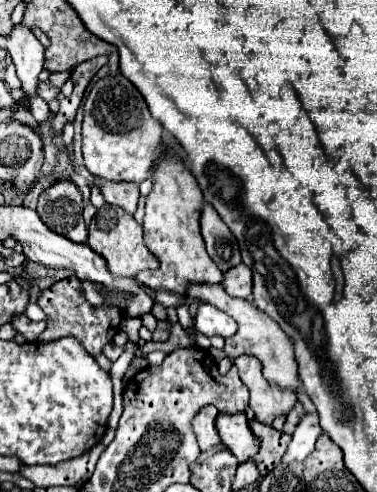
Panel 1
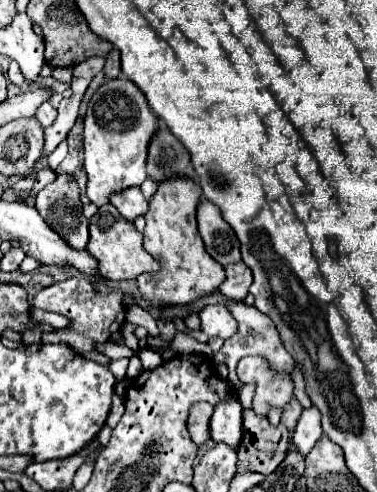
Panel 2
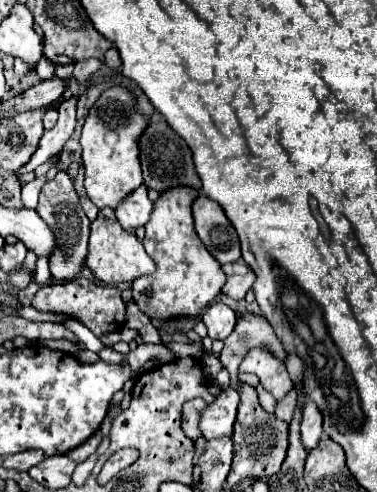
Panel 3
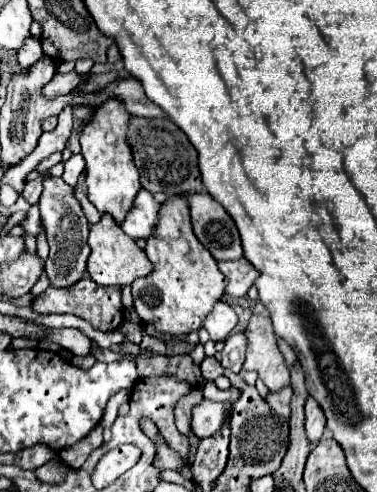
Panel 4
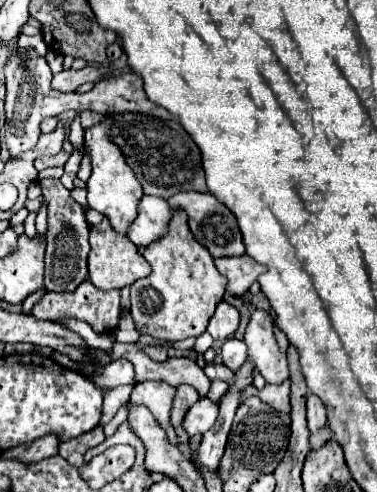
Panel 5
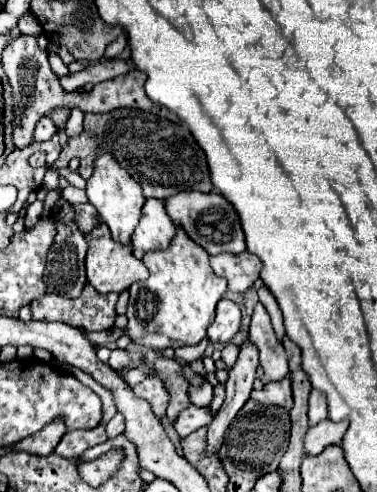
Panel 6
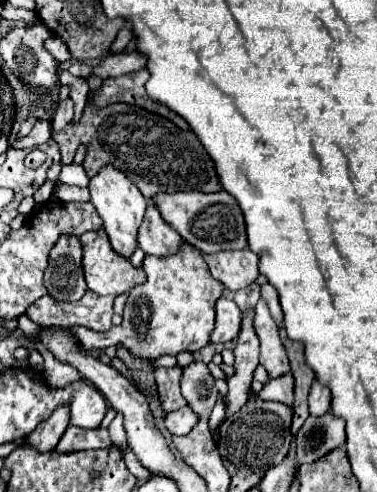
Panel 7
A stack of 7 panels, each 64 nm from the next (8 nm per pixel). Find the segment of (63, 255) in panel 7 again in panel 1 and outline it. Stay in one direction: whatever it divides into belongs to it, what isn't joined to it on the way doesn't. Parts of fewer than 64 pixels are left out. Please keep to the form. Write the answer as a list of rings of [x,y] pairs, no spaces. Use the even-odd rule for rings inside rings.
[[[56,180],[38,198],[40,220],[54,230],[70,238],[72,242],[86,242],[88,230],[82,220],[82,196],[72,180]]]

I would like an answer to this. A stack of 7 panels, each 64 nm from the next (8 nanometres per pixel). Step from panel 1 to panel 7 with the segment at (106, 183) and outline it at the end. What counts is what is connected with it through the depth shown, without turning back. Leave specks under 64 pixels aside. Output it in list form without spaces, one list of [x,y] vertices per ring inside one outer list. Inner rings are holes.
[[[150,204],[146,208],[144,222],[138,228],[138,246],[146,254],[168,256],[168,254],[174,254],[180,244],[182,244],[180,234],[164,222],[158,206]]]

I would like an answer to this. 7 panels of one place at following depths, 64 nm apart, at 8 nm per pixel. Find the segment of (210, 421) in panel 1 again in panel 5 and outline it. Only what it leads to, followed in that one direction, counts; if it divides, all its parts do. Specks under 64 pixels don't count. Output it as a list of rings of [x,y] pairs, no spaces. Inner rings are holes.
[[[188,384],[178,386],[176,400],[174,400],[174,406],[172,406],[172,426],[174,426],[174,428],[182,428],[184,416],[186,416],[188,408],[190,408],[196,400],[200,400],[200,394],[196,392],[196,388],[192,388],[192,386],[188,386]]]

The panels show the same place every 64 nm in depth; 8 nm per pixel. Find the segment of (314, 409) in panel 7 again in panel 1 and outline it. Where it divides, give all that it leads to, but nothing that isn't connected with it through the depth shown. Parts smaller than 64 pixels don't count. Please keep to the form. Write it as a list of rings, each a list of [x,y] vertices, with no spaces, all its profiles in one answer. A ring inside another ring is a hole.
[[[306,414],[304,420],[298,424],[296,432],[292,434],[292,442],[286,450],[286,454],[282,456],[282,464],[292,464],[292,462],[304,462],[306,456],[314,450],[314,444],[318,440],[318,436],[322,434],[322,428],[318,424],[318,416],[314,414]]]

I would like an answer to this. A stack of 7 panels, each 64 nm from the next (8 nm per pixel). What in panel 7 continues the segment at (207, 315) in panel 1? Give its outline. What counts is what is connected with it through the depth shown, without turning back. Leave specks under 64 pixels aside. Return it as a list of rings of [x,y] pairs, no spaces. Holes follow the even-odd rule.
[[[220,298],[216,302],[216,326],[214,326],[212,334],[210,334],[210,340],[214,344],[234,340],[238,336],[238,332],[240,332],[240,322],[242,322],[240,308],[232,300]]]

